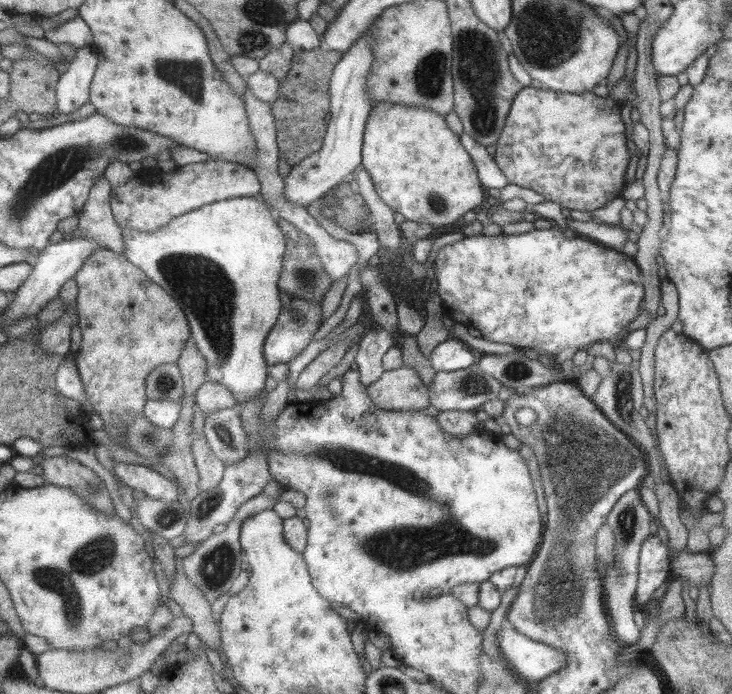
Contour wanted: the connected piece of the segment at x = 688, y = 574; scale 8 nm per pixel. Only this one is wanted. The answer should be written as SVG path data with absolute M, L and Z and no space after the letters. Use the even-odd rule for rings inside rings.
M687 549L672 554L671 570L673 577L685 576L690 586L700 589L703 584L711 584L715 573L715 562L709 551L691 553Z

